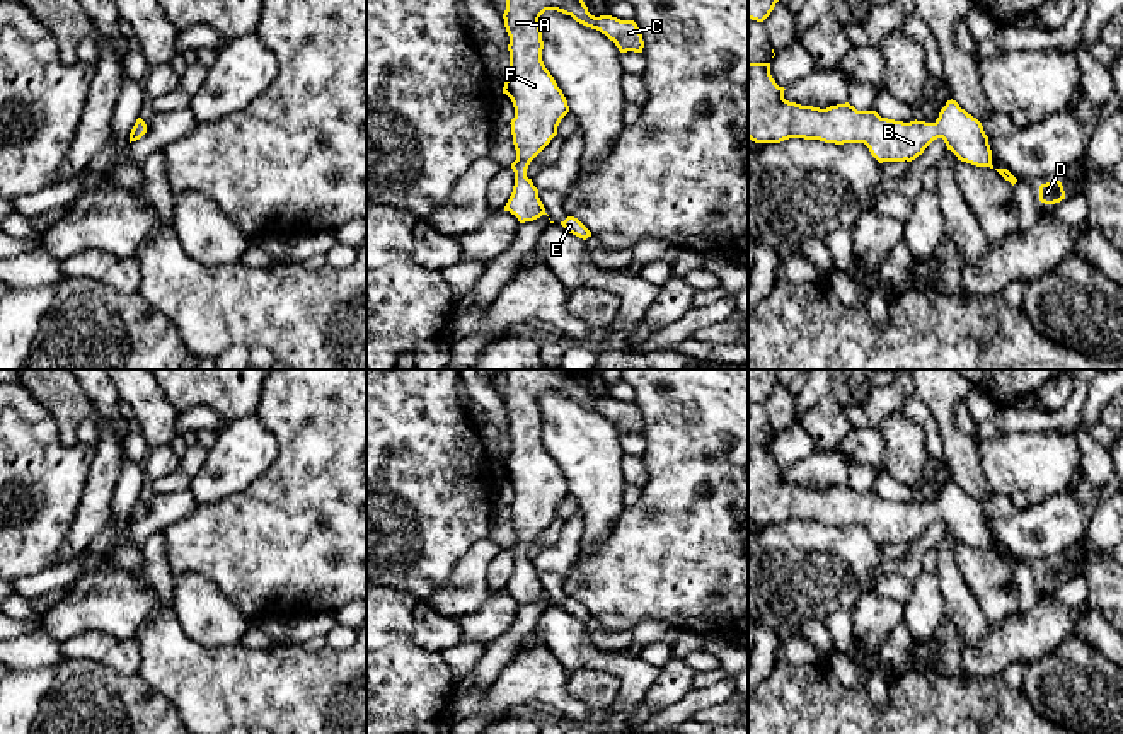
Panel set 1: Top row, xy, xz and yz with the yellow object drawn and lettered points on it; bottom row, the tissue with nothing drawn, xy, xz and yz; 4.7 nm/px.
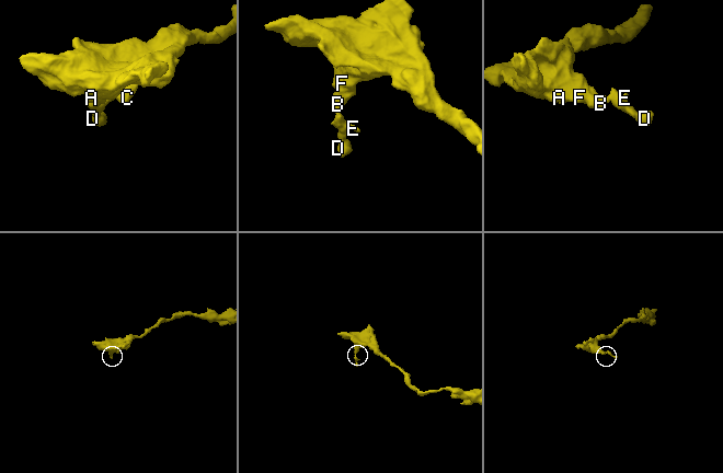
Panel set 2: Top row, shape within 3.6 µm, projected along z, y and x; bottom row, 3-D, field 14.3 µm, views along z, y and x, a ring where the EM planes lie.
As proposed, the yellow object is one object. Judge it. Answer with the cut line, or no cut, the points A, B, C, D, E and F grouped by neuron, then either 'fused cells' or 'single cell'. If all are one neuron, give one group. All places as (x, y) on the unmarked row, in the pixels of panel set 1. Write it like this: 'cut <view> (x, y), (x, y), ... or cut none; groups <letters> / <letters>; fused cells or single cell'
cut none; groups A B C D E F; single cell

